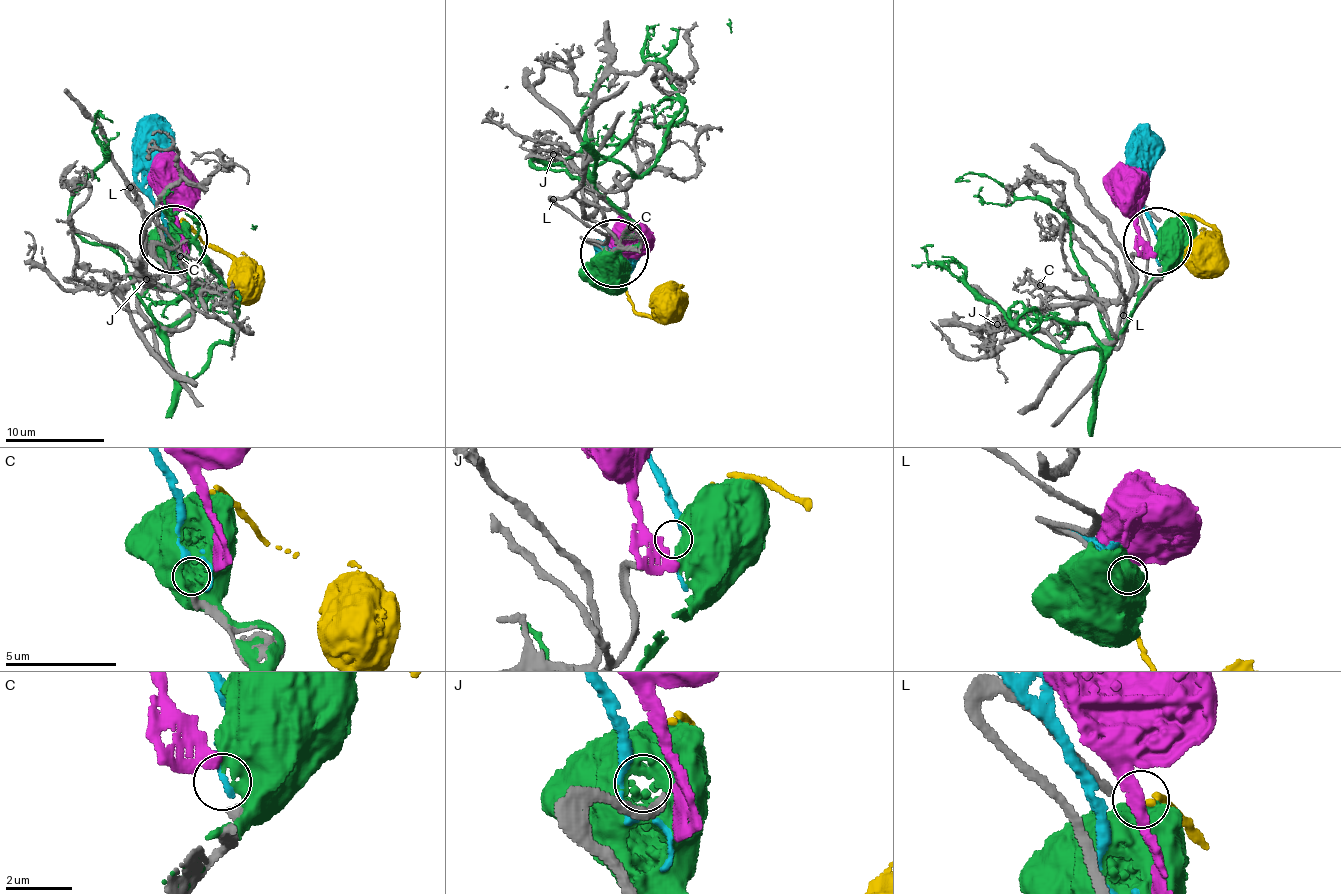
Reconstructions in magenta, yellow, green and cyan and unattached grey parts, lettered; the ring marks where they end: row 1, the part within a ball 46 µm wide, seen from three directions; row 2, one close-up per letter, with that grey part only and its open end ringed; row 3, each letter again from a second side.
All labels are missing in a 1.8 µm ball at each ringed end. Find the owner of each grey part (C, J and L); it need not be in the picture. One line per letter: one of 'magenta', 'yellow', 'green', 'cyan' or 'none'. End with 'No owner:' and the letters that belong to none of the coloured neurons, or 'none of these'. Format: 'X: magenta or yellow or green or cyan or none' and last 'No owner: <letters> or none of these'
C: cyan
J: none
L: yellow
No owner: J

